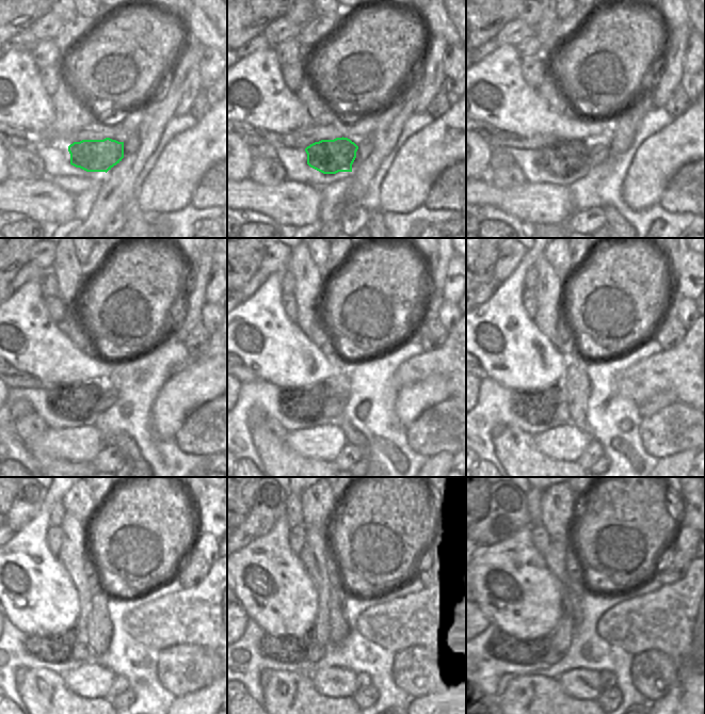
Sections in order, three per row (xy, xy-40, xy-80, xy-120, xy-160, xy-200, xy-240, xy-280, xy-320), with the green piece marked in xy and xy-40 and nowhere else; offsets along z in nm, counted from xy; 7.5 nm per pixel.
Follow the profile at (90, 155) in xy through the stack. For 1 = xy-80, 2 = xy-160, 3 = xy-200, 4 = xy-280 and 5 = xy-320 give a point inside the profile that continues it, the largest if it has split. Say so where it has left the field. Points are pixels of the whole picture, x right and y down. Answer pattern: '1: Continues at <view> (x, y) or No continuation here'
1: Continues at xy-80 (563, 158)
2: Continues at xy-160 (313, 399)
3: Continues at xy-200 (554, 395)
4: Continues at xy-280 (292, 650)
5: Continues at xy-320 (503, 647)

